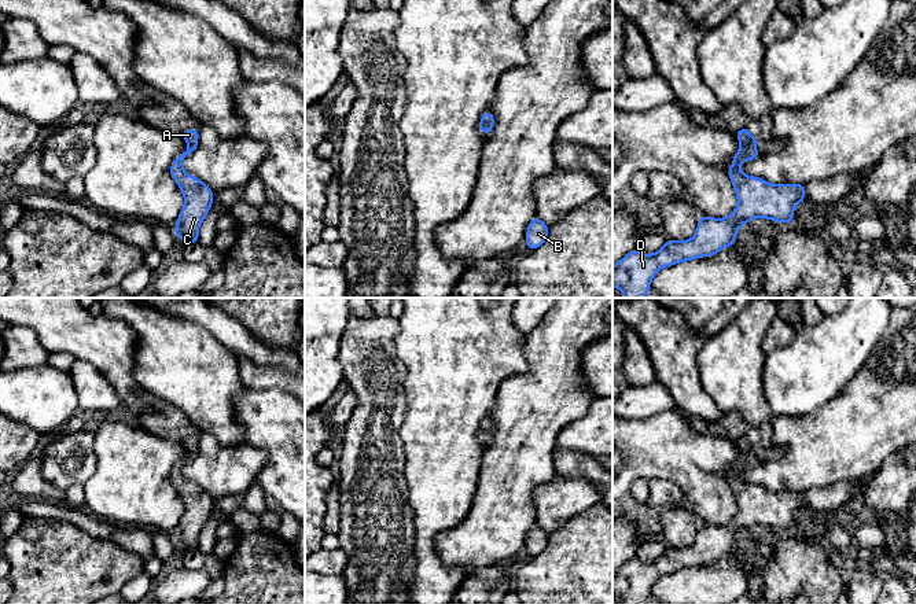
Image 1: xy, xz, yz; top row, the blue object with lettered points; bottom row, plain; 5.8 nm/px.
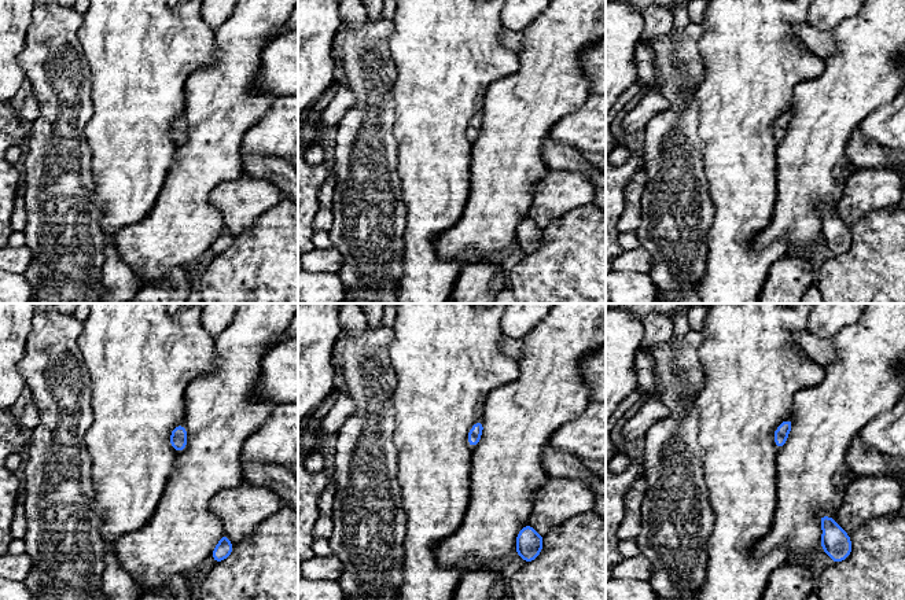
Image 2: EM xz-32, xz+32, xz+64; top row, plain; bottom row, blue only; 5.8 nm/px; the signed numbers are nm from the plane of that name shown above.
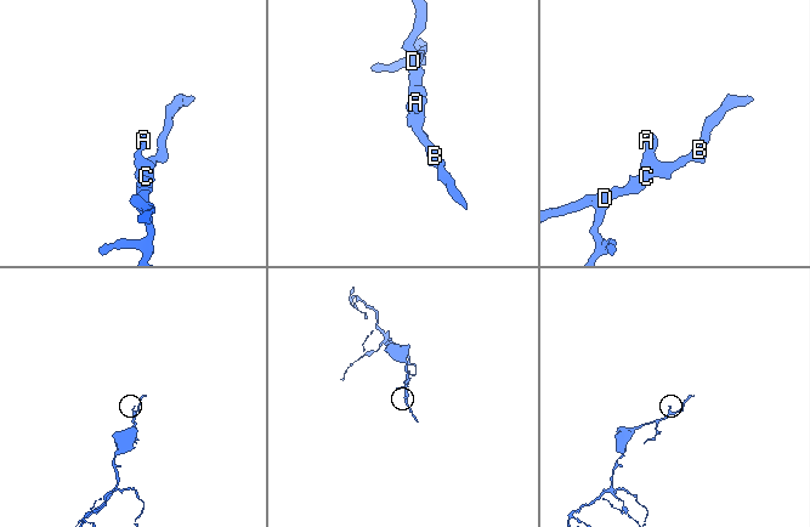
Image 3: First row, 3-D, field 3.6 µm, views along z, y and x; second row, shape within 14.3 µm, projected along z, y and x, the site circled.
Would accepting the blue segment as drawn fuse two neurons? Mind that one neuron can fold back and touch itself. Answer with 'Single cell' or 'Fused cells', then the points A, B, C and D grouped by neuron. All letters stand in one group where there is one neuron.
Single cell. Groups: A B C D

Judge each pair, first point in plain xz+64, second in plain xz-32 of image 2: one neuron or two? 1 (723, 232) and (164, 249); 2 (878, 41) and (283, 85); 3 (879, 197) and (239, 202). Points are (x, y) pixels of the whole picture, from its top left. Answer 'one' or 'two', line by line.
1: two
2: two
3: one

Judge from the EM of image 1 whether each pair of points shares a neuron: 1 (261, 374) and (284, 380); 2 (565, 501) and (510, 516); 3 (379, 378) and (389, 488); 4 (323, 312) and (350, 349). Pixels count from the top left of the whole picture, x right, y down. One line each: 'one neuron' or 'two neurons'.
1: one neuron
2: two neurons
3: one neuron
4: two neurons

